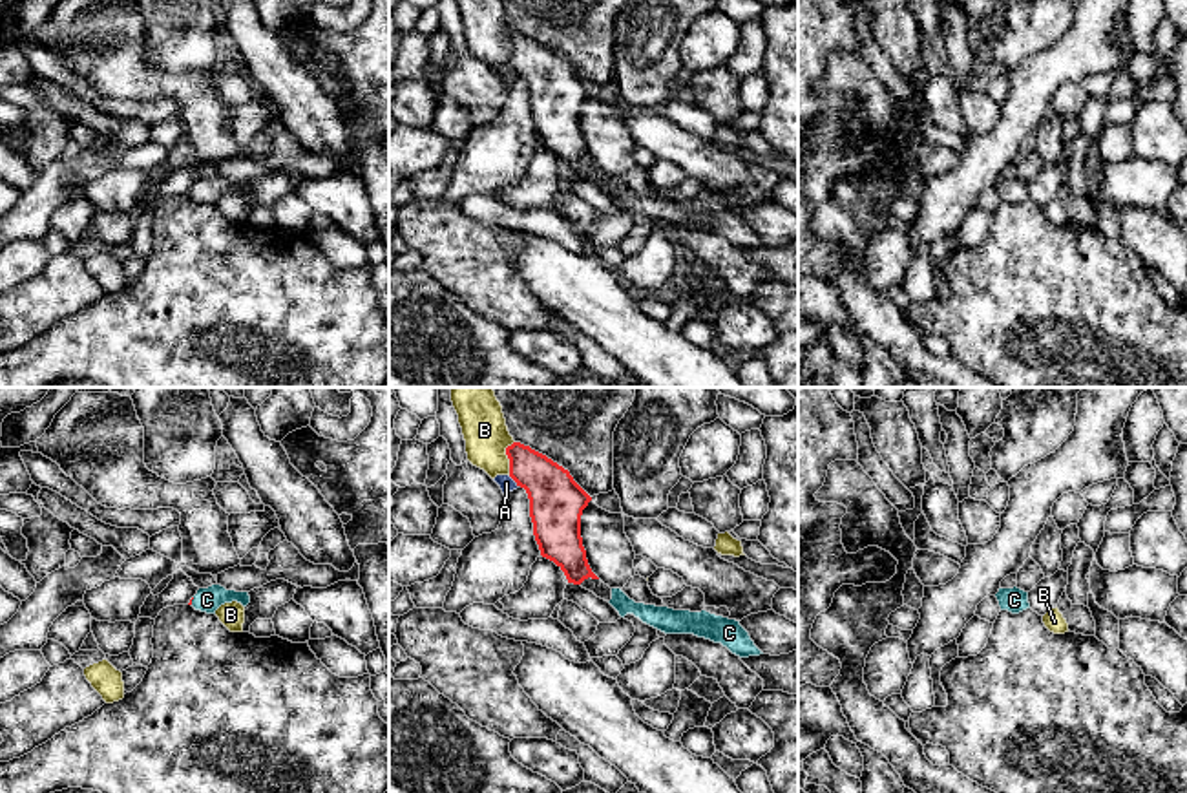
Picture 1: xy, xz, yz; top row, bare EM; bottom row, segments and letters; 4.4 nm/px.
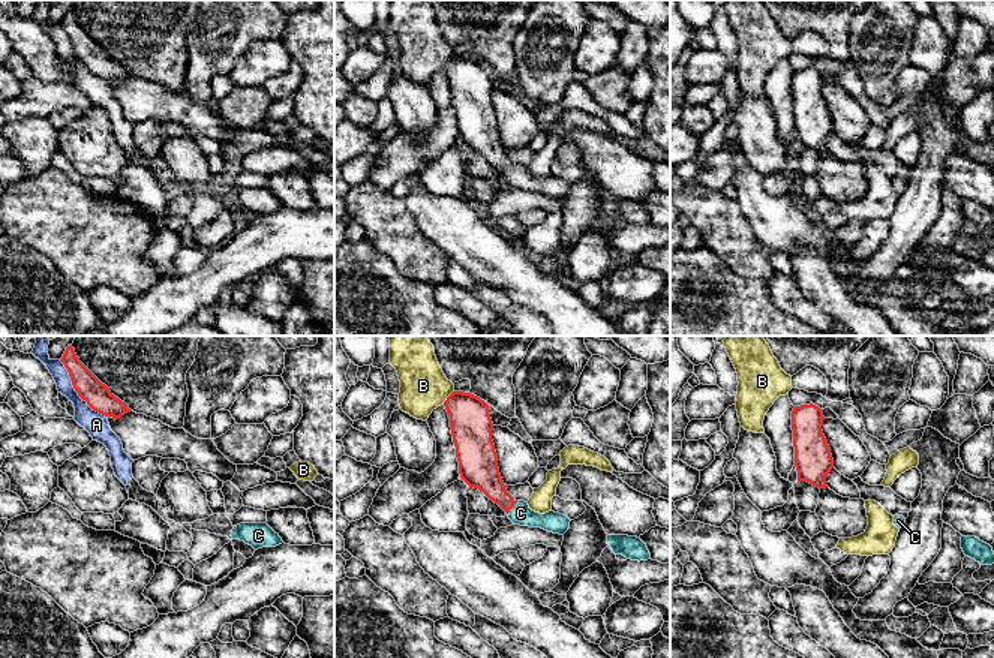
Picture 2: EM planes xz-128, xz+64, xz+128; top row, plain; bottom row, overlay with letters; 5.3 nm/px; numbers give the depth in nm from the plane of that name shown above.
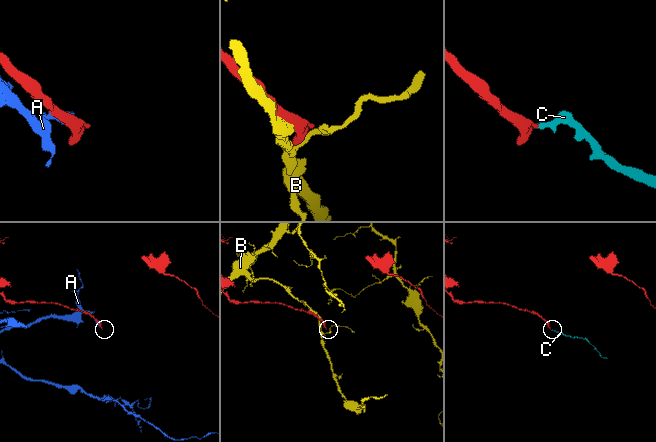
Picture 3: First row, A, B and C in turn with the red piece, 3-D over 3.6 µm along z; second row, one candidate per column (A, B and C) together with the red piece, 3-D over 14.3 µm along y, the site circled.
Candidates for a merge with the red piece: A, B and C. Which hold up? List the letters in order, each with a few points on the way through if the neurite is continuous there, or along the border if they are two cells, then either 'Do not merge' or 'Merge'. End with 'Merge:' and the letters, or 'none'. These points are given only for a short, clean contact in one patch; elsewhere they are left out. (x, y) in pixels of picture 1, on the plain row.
A: Do not merge
B: Do not merge
C: Path across: xy (192, 189), (190, 192), (209, 190). Merge
Merge: C

